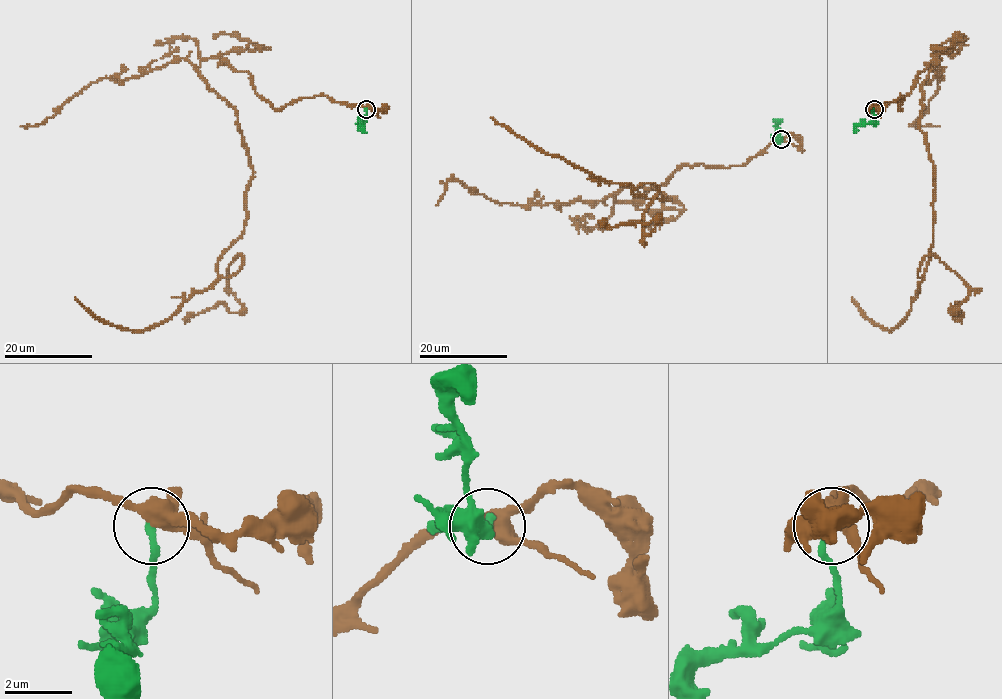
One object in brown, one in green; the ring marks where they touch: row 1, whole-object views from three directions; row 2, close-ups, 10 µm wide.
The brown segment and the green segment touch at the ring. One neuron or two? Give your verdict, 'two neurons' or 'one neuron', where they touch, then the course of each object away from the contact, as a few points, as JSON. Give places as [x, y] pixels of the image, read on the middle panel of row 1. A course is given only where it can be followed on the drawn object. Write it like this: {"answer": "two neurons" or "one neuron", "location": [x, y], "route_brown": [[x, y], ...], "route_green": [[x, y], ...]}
{"answer": "two neurons", "location": [781, 139], "route_brown": [[782, 140], [632, 201], [625, 187], [669, 199], [631, 191], [658, 187], [650, 234], [601, 227]], "route_green": [[782, 140], [777, 122], [783, 121]]}

